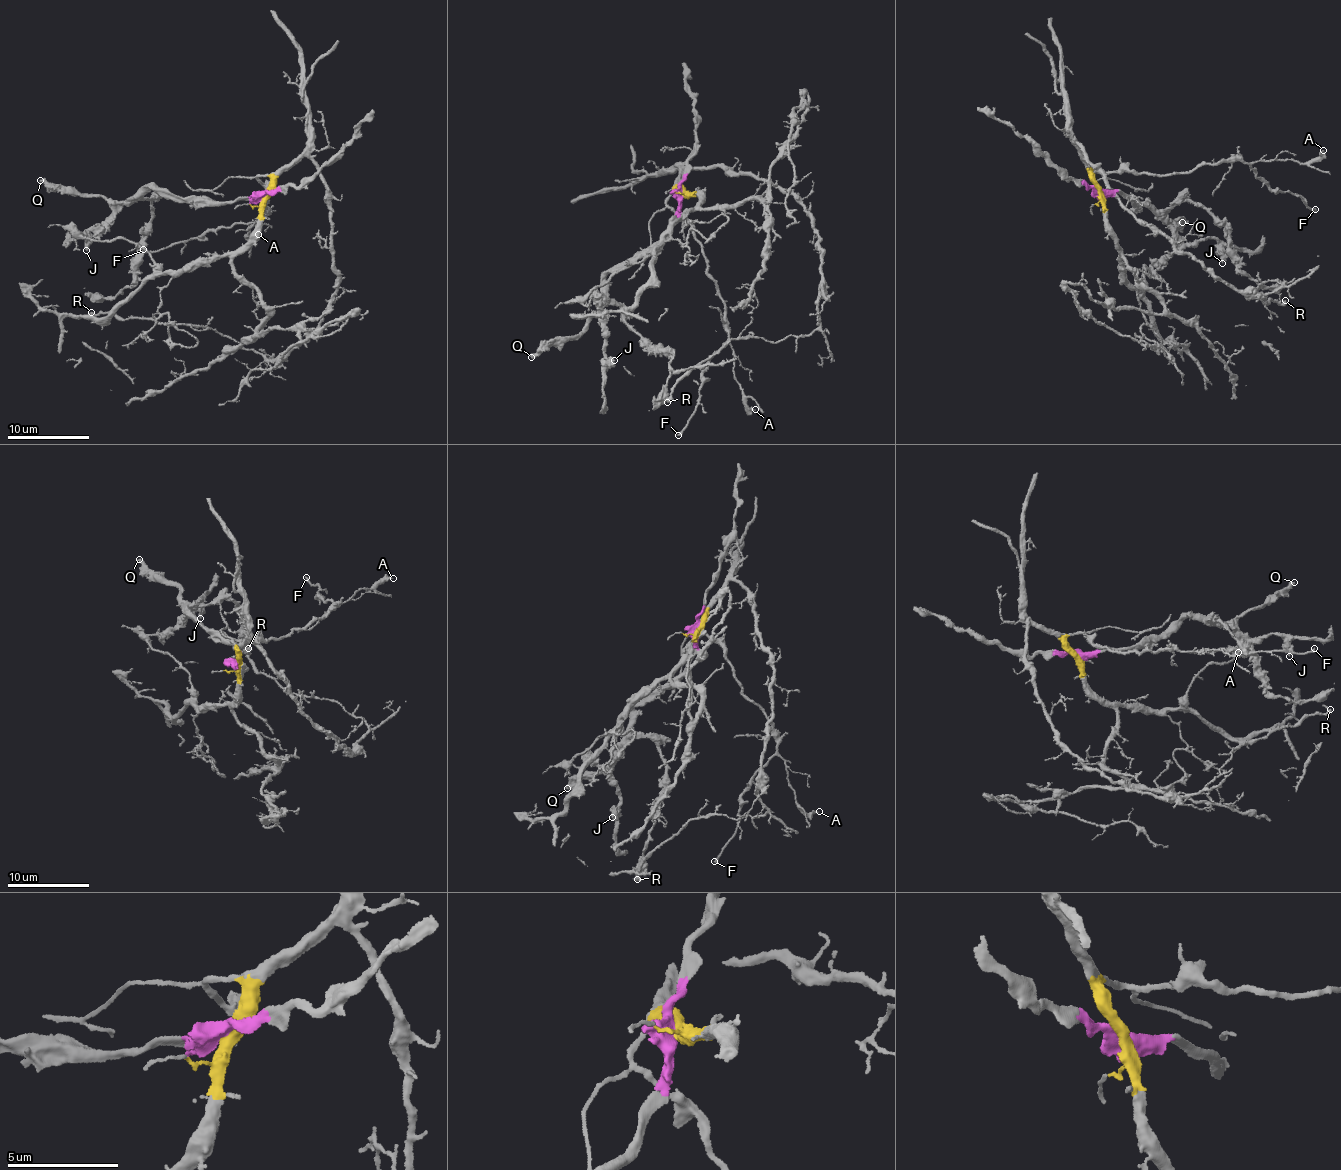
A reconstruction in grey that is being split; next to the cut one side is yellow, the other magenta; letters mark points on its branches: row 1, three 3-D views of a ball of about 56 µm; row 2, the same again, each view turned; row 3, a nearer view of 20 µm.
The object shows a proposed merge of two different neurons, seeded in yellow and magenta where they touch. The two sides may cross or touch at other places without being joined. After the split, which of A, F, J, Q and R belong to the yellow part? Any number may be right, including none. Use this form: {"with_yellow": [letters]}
{"with_yellow": ["A", "F", "R"]}

